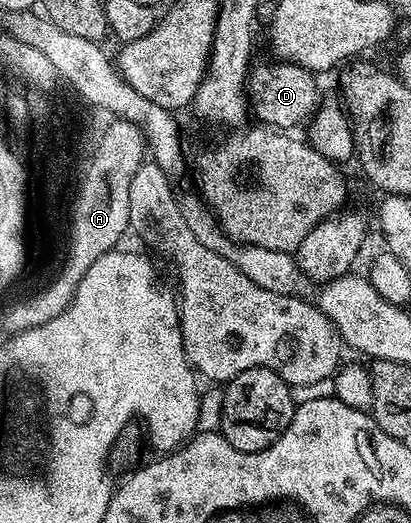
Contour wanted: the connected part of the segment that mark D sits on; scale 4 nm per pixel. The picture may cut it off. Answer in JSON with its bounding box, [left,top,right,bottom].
[247,63,323,131]

